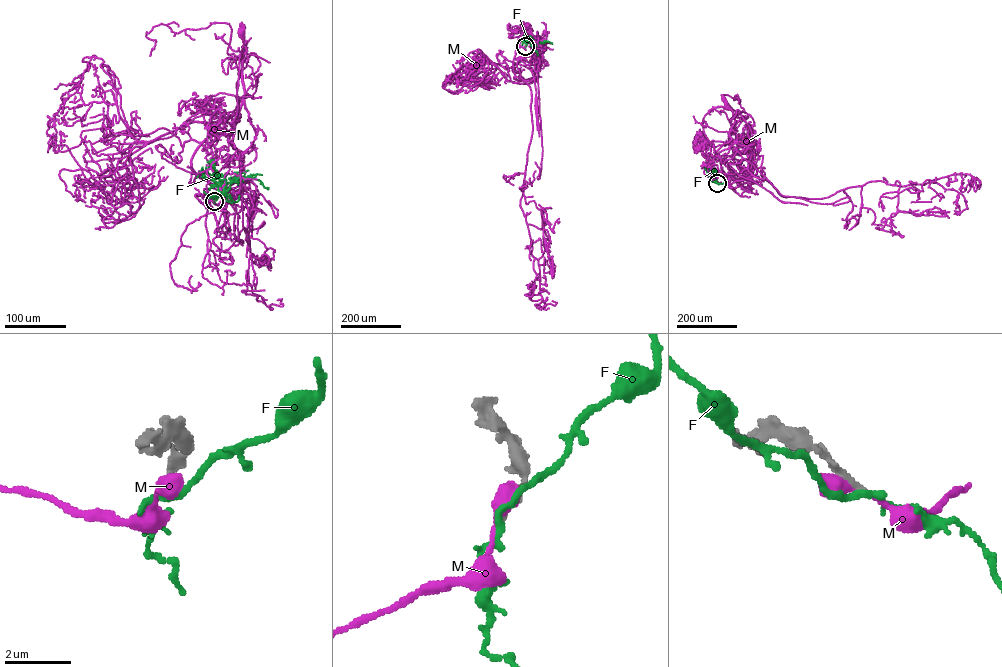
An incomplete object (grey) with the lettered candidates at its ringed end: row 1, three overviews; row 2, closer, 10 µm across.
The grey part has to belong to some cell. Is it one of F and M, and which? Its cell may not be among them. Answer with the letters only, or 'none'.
none

